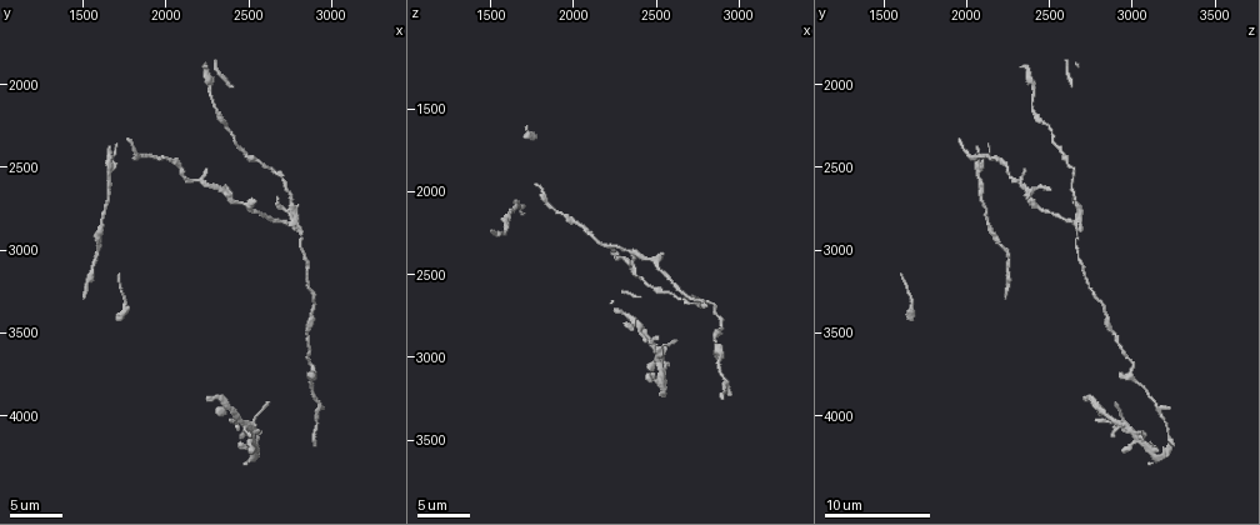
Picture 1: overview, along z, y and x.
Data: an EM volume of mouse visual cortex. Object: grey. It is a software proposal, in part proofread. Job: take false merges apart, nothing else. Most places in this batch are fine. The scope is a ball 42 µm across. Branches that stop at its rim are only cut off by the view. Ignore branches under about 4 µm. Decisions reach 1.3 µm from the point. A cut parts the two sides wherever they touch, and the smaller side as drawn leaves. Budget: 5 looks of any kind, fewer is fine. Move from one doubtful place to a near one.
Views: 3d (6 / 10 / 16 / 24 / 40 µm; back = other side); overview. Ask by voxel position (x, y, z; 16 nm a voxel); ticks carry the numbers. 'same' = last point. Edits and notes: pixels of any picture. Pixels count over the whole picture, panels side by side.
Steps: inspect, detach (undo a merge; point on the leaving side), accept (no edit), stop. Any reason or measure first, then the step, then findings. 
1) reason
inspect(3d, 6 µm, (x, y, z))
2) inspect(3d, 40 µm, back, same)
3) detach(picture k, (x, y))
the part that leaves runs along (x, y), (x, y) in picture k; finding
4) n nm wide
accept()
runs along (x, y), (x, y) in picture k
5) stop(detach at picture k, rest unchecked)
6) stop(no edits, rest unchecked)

three arms meet
inspect(3d, 10 µm, (2880, 3780, 2980))

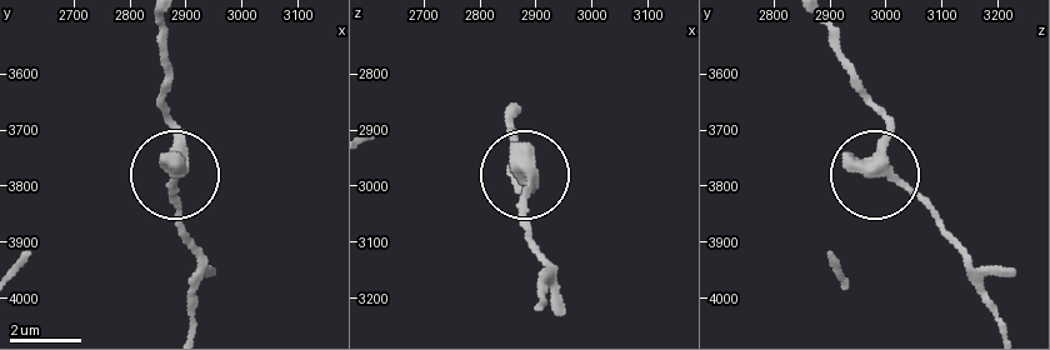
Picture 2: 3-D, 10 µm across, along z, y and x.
320 nm wide
accept()
runs along (819, 21), (888, 129), (878, 170), (941, 224) in picture 2; all the same neuron

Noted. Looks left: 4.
three-way junction
inspect(3d, 10 µm, (2780, 2820, 2680))

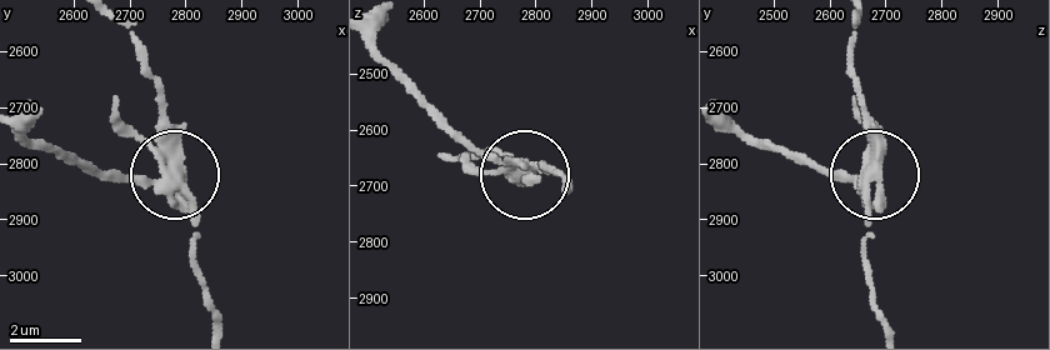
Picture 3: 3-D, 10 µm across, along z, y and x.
inspect(3d, 10 µm, back, (2790, 2830, 2680))

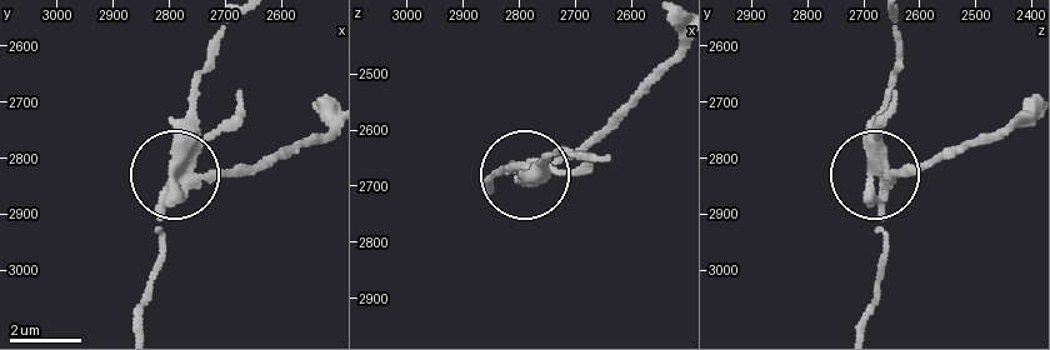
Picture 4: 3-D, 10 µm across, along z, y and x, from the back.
3 arms
detach(picture 4, (236, 170))
the part that leaves runs along (188, 168), (239, 176), (328, 131) in picture 4; a second neuron is stuck on

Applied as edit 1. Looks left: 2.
inspect(overview)

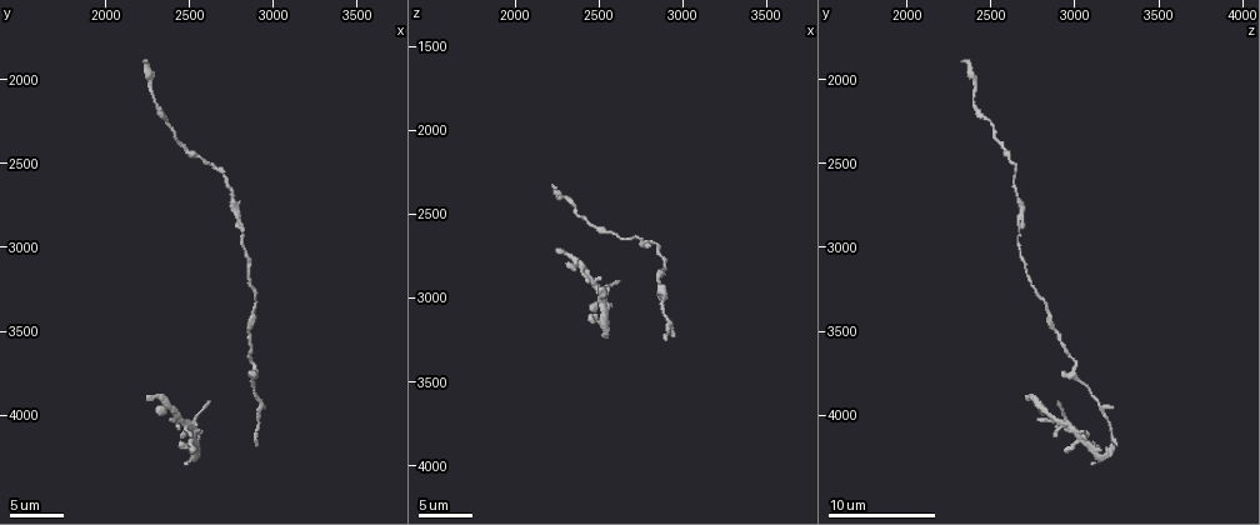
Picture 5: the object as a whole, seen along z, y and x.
four or more arms meet
inspect(3d, 16 µm, (2480, 4060, 2920))

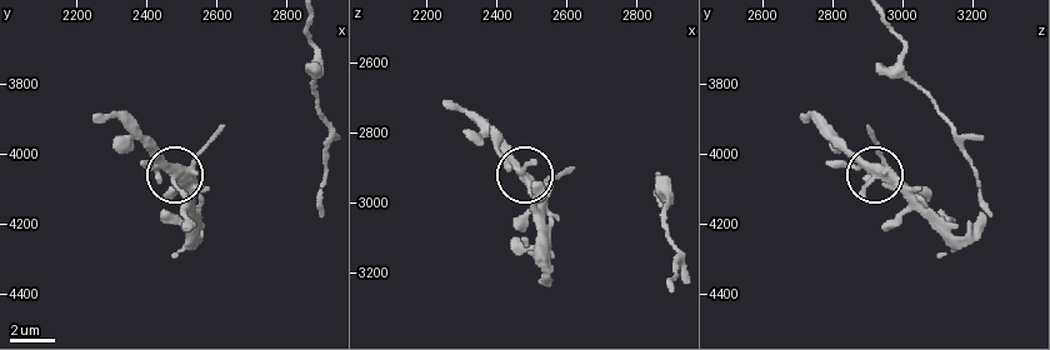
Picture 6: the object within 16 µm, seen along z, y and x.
side arm 6 µm; 4 arms
accept()
all the same neuron

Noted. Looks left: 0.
stop(detach at picture 4, rest unchecked)

